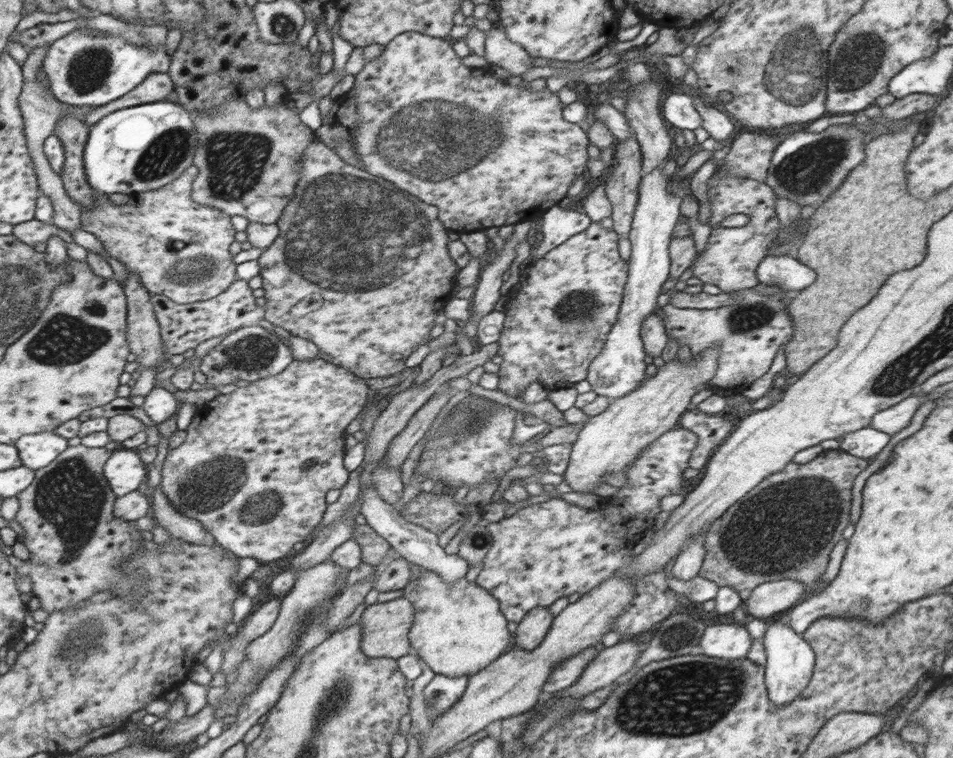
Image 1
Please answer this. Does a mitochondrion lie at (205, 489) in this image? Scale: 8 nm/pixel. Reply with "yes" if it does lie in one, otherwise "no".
yes

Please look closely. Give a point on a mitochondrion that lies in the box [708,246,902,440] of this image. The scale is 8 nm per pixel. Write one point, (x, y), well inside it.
(756, 317)

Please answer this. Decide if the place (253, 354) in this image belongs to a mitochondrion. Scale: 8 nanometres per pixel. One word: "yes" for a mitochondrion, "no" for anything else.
yes

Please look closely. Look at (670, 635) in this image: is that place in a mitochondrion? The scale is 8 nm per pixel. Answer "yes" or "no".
yes

